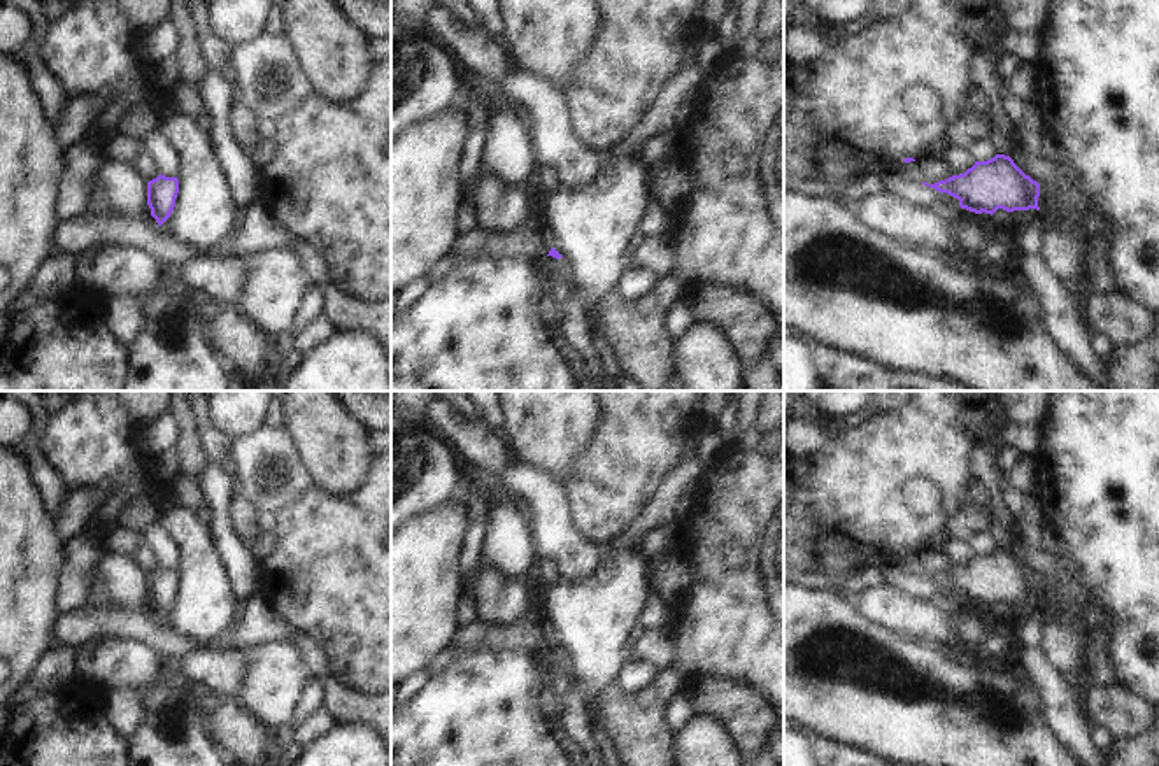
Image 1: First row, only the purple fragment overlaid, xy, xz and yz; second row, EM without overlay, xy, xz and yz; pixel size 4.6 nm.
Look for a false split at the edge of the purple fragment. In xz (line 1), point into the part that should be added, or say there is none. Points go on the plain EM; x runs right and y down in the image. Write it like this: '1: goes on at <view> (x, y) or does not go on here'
1: does not go on here

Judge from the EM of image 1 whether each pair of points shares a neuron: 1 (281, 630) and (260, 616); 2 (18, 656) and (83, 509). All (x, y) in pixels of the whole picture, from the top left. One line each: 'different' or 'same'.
1: same
2: different

